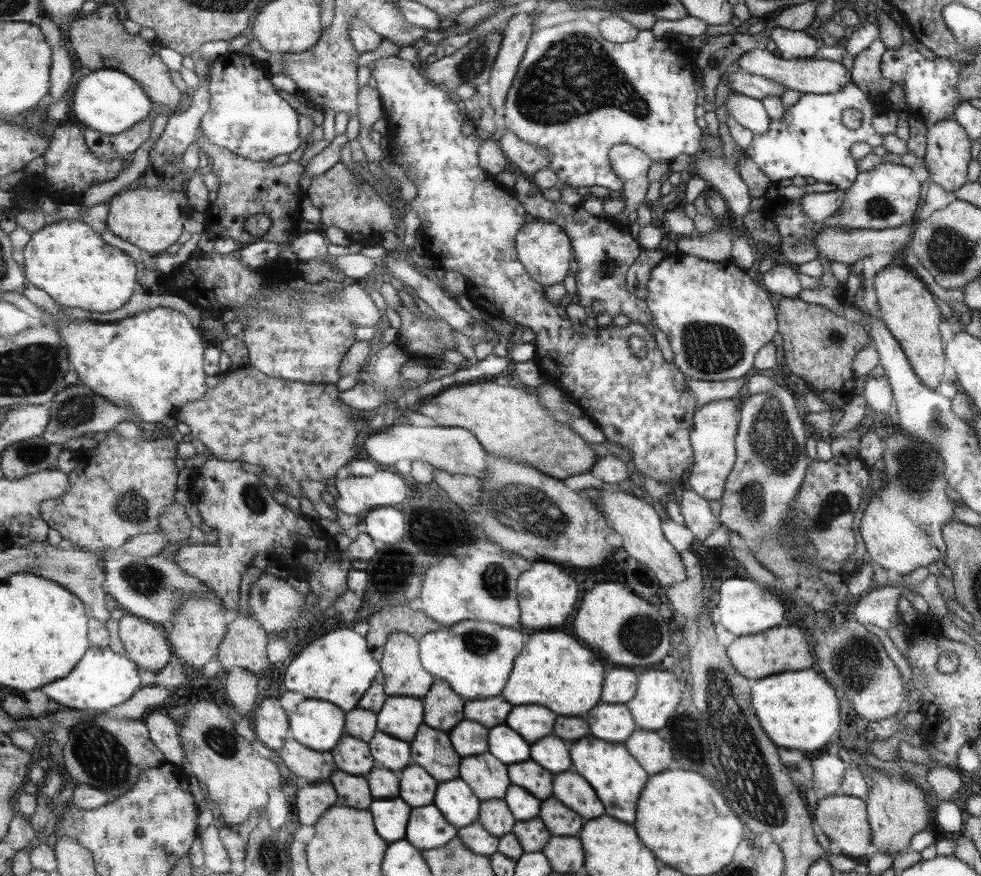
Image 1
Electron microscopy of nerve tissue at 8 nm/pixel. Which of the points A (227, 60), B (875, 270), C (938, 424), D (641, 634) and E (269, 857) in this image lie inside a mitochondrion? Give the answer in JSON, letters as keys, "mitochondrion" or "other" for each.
{"A":"other","B":"other","C":"mitochondrion","D":"mitochondrion","E":"mitochondrion"}

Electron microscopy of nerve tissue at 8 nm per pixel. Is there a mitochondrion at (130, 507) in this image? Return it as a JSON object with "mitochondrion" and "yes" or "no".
{"mitochondrion":"yes"}

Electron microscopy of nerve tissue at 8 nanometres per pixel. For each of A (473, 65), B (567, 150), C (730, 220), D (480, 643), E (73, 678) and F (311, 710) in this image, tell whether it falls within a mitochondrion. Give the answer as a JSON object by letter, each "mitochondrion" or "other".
{"A":"mitochondrion","B":"other","C":"other","D":"mitochondrion","E":"other","F":"other"}

